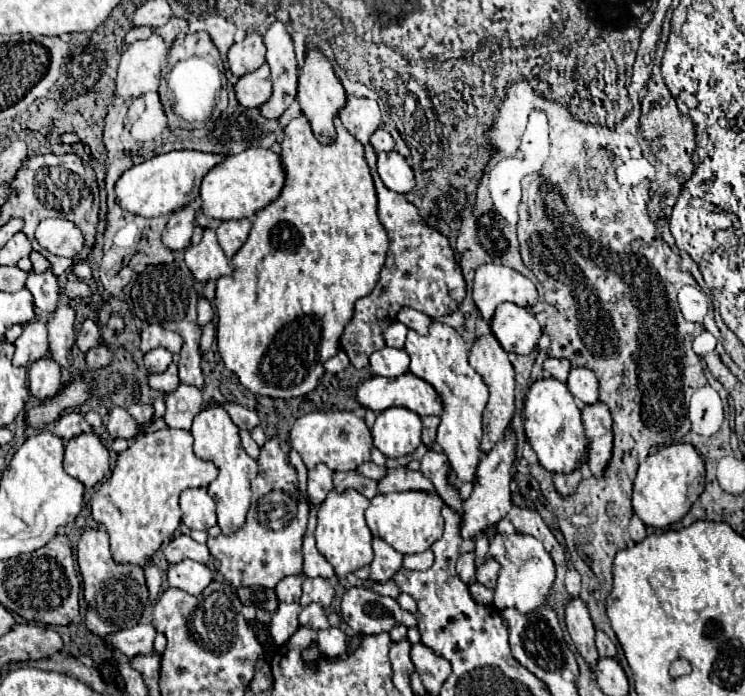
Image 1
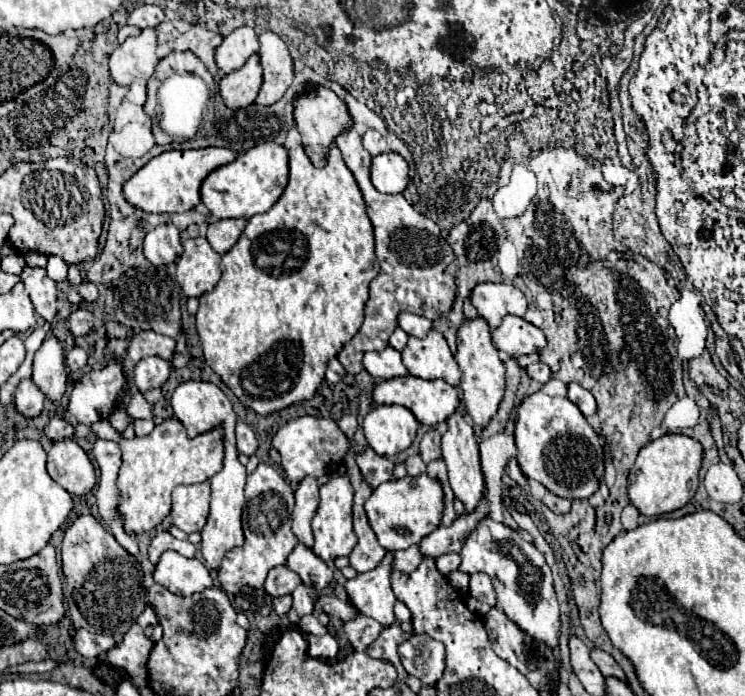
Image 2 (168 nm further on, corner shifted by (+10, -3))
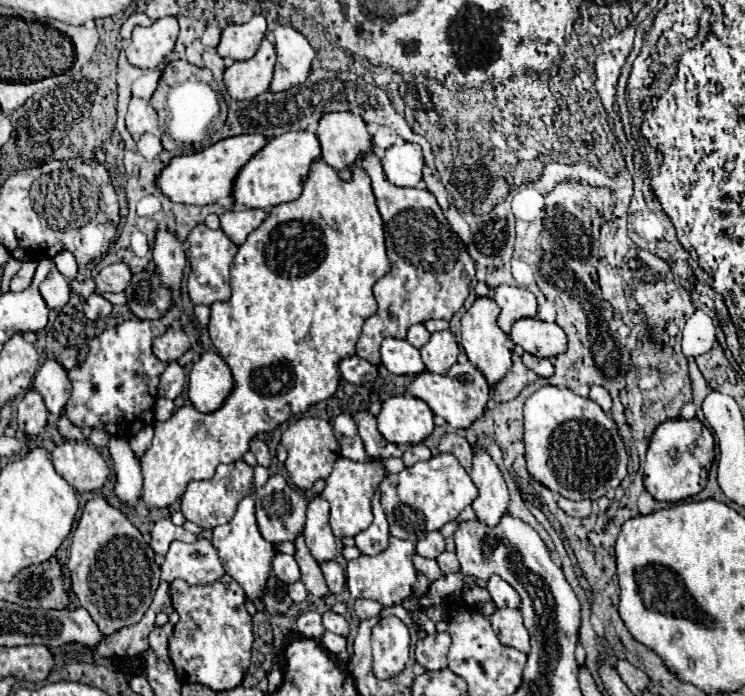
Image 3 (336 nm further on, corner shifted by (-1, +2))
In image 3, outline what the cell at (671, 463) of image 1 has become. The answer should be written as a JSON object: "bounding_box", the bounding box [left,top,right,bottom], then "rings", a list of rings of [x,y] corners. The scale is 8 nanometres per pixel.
{"bounding_box":[644,419,716,501],"rings":[[[666,419],[662,421],[646,453],[644,463],[644,487],[656,501],[680,501],[700,493],[708,483],[708,467],[716,457],[714,437],[698,419]]]}

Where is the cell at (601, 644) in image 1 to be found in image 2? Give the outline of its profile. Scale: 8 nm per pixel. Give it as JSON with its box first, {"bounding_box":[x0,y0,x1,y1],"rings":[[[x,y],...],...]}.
{"bounding_box":[591,648,625,680],"rings":[[[591,648],[591,660],[597,664],[597,668],[601,670],[603,676],[615,676],[619,680],[625,680],[625,674],[621,670],[621,666],[613,660],[613,656],[609,656],[605,650],[601,648]]]}

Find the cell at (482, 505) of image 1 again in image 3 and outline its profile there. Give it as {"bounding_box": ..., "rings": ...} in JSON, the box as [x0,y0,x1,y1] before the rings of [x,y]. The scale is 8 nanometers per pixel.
{"bounding_box":[416,531,444,559],"rings":[[[432,531],[428,533],[418,545],[416,545],[416,553],[428,559],[436,559],[440,553],[444,551],[444,537],[440,535],[440,531]]]}

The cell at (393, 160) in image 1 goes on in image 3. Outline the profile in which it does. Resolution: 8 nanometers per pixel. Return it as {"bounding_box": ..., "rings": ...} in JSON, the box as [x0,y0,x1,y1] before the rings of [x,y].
{"bounding_box":[382,141,424,187],"rings":[[[408,141],[396,143],[390,149],[386,149],[382,167],[392,185],[416,187],[422,179],[422,167],[424,167],[422,147],[418,143]]]}

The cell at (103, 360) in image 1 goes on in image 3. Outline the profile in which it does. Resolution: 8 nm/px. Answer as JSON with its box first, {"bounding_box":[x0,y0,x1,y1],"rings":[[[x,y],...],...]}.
{"bounding_box":[58,347,78,371],"rings":[[[66,347],[66,349],[58,355],[58,361],[60,361],[60,365],[62,365],[66,371],[70,371],[70,369],[76,365],[76,361],[78,361],[78,351],[76,351],[74,347]]]}

